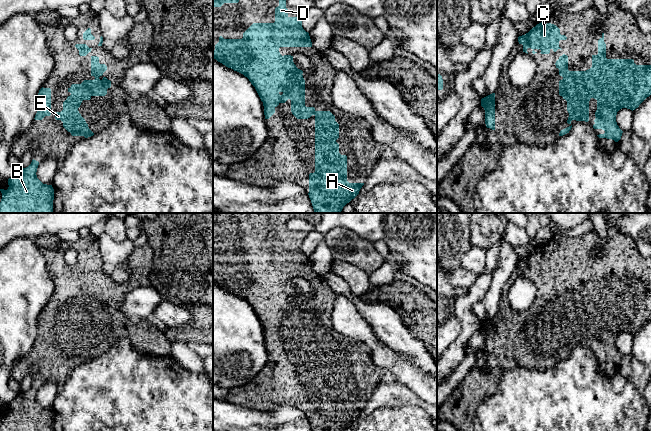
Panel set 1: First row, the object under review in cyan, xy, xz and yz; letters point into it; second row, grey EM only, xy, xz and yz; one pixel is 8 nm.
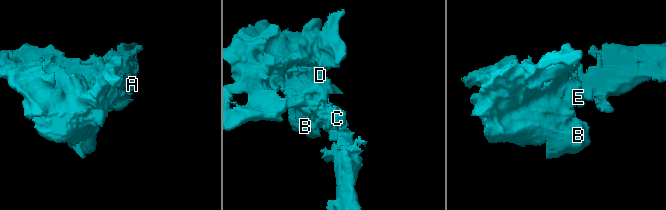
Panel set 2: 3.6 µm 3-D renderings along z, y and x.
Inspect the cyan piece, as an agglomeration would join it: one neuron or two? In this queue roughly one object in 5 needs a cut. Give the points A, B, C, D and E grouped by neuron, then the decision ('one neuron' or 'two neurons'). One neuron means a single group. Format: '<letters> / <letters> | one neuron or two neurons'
A B C D E | one neuron

